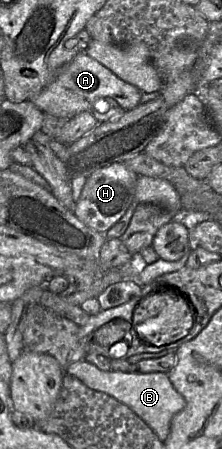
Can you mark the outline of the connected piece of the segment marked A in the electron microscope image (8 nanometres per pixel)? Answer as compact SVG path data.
M80 52L51 83L30 97L30 100L44 113L70 119L83 112L92 113L99 99L112 99L126 112L133 110L141 103L142 94L137 87L121 80L102 64Z

